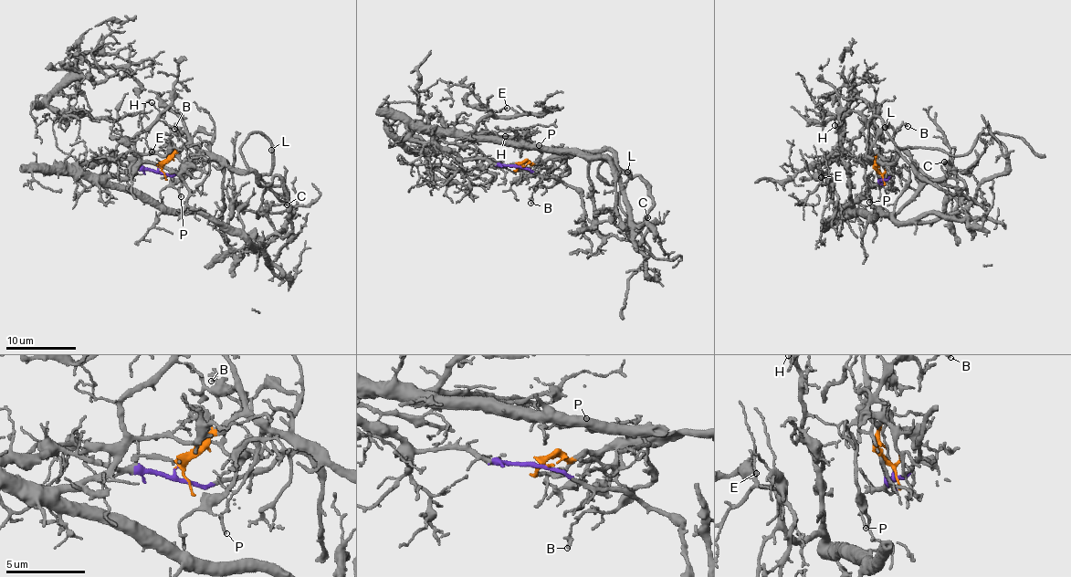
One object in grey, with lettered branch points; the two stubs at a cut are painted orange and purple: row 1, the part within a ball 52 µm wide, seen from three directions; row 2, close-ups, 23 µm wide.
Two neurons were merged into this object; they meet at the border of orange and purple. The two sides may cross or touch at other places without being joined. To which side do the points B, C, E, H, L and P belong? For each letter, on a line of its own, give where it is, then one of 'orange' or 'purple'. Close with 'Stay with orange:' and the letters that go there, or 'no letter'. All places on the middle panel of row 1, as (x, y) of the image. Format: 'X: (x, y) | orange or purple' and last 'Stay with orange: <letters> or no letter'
B: (530, 203) | orange
C: (647, 217) | orange
E: (507, 108) | purple
H: (505, 136) | purple
L: (627, 172) | orange
P: (539, 145) | orange
Stay with orange: B, C, L, P

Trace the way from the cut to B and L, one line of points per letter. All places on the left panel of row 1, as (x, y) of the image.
B: (160, 166), (186, 144), (207, 145), (213, 137), (196, 131), (185, 137), (174, 129)
L: (160, 166), (186, 144), (194, 144), (216, 155), (228, 166), (253, 172), (265, 184), (271, 181), (270, 151)

